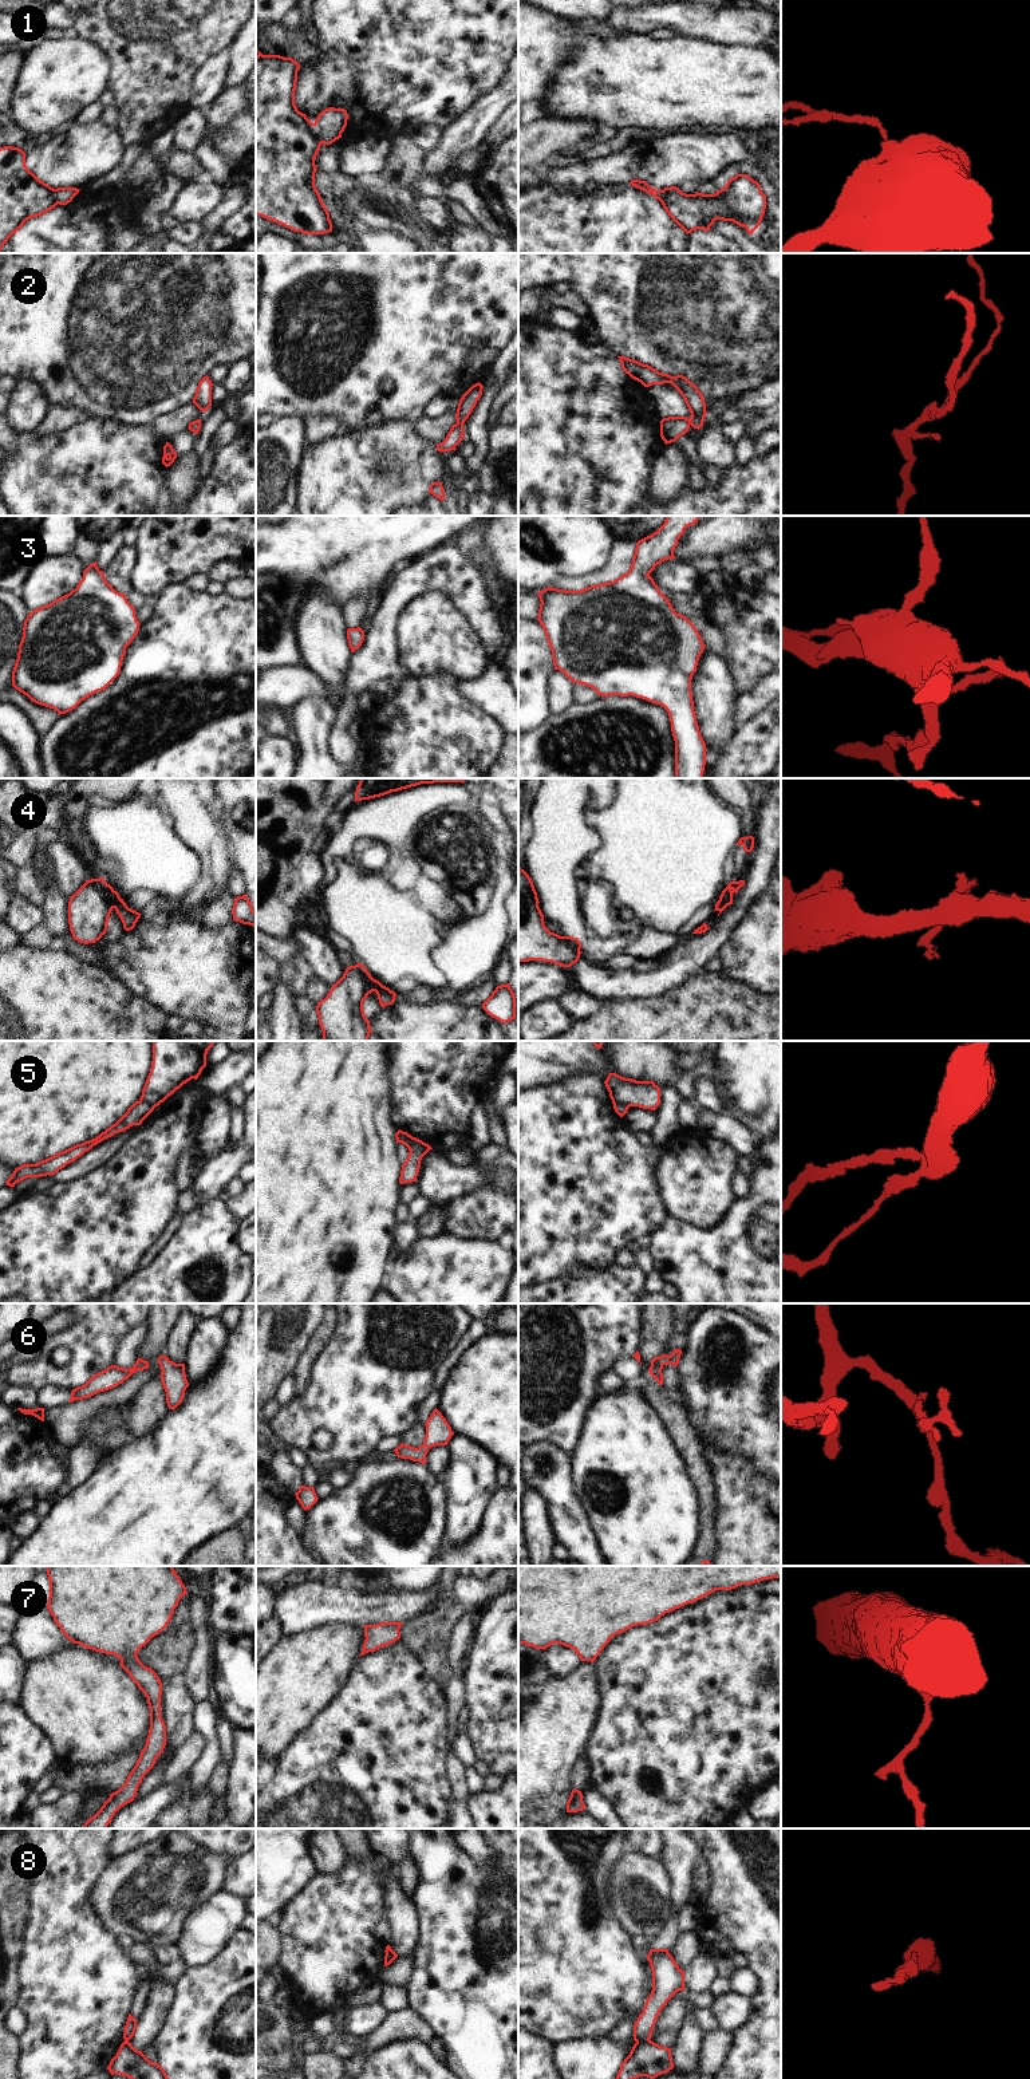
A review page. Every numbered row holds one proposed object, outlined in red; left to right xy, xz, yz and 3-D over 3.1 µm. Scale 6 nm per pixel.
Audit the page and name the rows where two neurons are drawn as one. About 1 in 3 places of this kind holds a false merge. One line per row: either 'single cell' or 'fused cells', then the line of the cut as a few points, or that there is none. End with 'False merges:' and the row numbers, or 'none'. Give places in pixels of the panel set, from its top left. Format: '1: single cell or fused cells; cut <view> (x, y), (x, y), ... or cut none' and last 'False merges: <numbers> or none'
1: fused cells; cut xz (312, 123), (316, 137), (322, 142)
2: single cell; cut none
3: single cell; cut none
4: fused cells; cut yz (729, 886), (729, 891), (723, 895), (726, 906)
5: fused cells; cut yz (612, 1100), (624, 1103), (628, 1107)
6: single cell; cut none
7: single cell; cut none
8: fused cells; cut yz (648, 2039), (636, 2042)
False merges: 1, 4, 5, 8

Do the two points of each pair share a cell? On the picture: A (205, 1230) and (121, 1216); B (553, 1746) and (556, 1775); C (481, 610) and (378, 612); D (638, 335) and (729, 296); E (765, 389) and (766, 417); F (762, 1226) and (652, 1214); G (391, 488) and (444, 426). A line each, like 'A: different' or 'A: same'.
A: different
B: same
C: same
D: same
E: different
F: different
G: different

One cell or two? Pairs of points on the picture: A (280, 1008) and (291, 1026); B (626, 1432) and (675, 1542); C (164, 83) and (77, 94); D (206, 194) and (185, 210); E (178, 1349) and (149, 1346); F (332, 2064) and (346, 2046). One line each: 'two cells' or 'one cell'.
A: one cell
B: one cell
C: two cells
D: one cell
E: two cells
F: two cells

